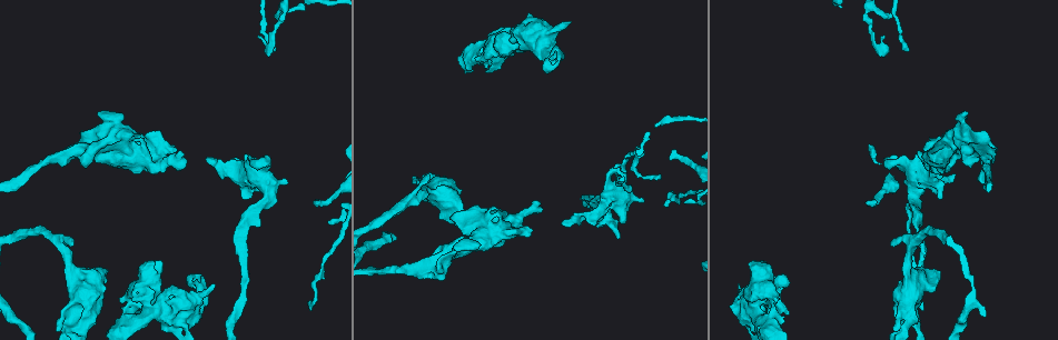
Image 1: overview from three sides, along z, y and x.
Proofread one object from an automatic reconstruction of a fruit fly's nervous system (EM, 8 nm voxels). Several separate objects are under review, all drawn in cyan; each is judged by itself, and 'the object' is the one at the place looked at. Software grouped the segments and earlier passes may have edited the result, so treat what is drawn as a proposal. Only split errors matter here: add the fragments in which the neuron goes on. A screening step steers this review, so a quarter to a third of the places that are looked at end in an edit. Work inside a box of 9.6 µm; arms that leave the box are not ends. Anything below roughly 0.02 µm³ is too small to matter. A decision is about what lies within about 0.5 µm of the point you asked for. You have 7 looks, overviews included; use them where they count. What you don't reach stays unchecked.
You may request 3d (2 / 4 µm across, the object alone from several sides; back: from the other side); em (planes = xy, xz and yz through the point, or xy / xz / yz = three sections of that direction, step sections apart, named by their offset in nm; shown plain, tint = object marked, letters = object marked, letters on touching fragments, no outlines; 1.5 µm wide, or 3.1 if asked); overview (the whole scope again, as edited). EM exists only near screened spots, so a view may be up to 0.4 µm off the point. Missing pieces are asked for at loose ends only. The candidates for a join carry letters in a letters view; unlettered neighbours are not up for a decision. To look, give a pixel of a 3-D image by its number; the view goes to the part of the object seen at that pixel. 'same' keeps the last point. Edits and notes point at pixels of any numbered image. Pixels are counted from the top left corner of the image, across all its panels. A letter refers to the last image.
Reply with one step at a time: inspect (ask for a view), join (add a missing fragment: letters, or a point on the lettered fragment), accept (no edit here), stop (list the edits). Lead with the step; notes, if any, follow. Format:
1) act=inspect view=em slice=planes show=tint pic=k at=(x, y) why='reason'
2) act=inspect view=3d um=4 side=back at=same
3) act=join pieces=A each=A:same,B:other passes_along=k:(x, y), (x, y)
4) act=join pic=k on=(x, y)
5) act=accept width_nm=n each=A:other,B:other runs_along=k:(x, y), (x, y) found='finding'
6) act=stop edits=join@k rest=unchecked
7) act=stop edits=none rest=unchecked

act=inspect view=em slice=planes show=letters pic=1 at=(152, 263) why='free end'

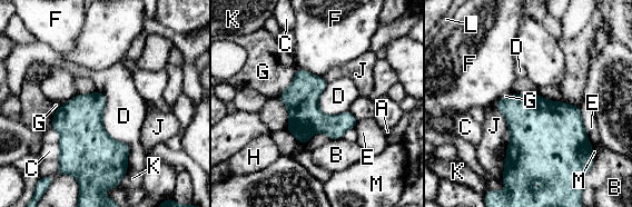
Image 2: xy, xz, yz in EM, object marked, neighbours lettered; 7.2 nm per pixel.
act=accept longest_contact=D:600nm each=A:other,B:other,C:other,D:other,E:other,F:other,G:other,H:other,J:other,K:other,L:other,M:other border=2:(98, 90), (128, 167) found='no lettered fragment goes on from it'

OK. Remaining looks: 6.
act=inspect view=3d um=4 pic=1 at=(71, 243) why='free end'

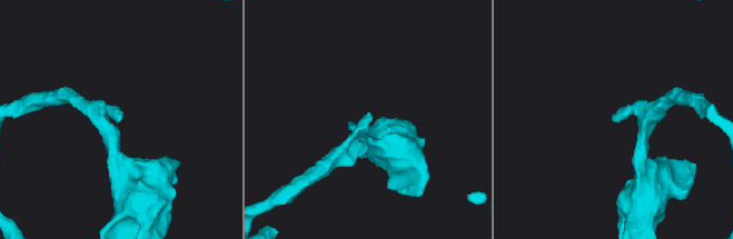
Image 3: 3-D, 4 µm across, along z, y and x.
act=inspect view=em slice=planes show=letters pic=3 at=(118, 118) why='need the tissue'

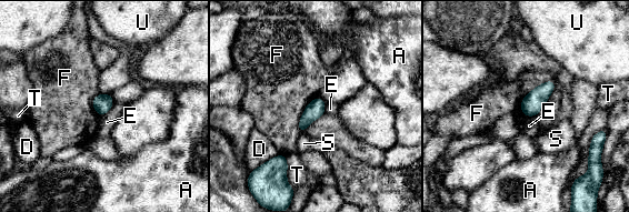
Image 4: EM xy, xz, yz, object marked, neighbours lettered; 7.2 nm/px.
act=accept width_nm=130 each=A:other,D:other,E:other,F:other,S:other,T:other,U:other found='no lettered fragment goes on from it'

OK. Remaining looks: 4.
act=inspect view=em slice=yz step=4 show=letters pic=1 at=(953, 174) why='an open end'

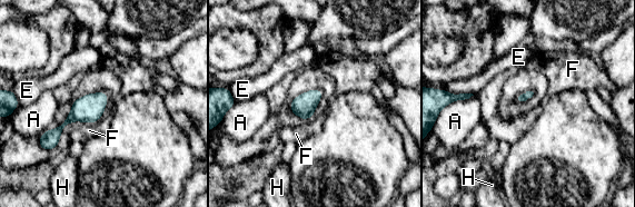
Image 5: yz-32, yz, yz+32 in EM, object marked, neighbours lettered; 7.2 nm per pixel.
act=inspect view=em slice=planes show=letters at=same

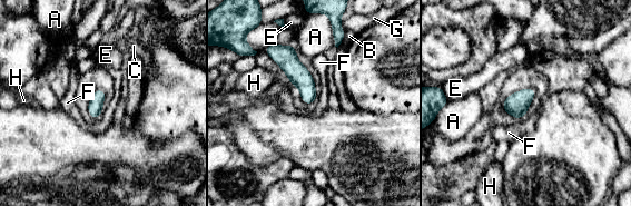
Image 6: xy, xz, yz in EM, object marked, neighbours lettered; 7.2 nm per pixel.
act=accept width_nm=110 each=A:other,B:other,C:other,E:other,F:other,G:other,H:other found='none of them fits'

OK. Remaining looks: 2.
act=stop edits=none rest=unchecked

